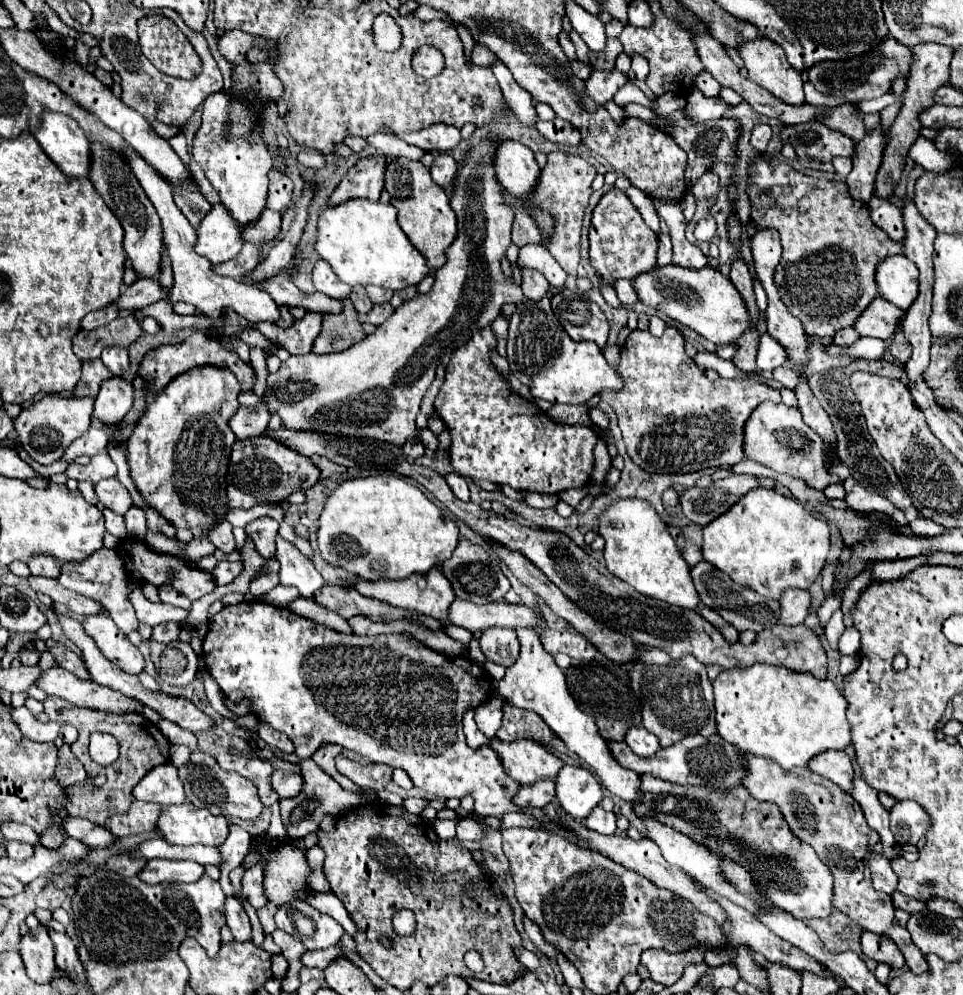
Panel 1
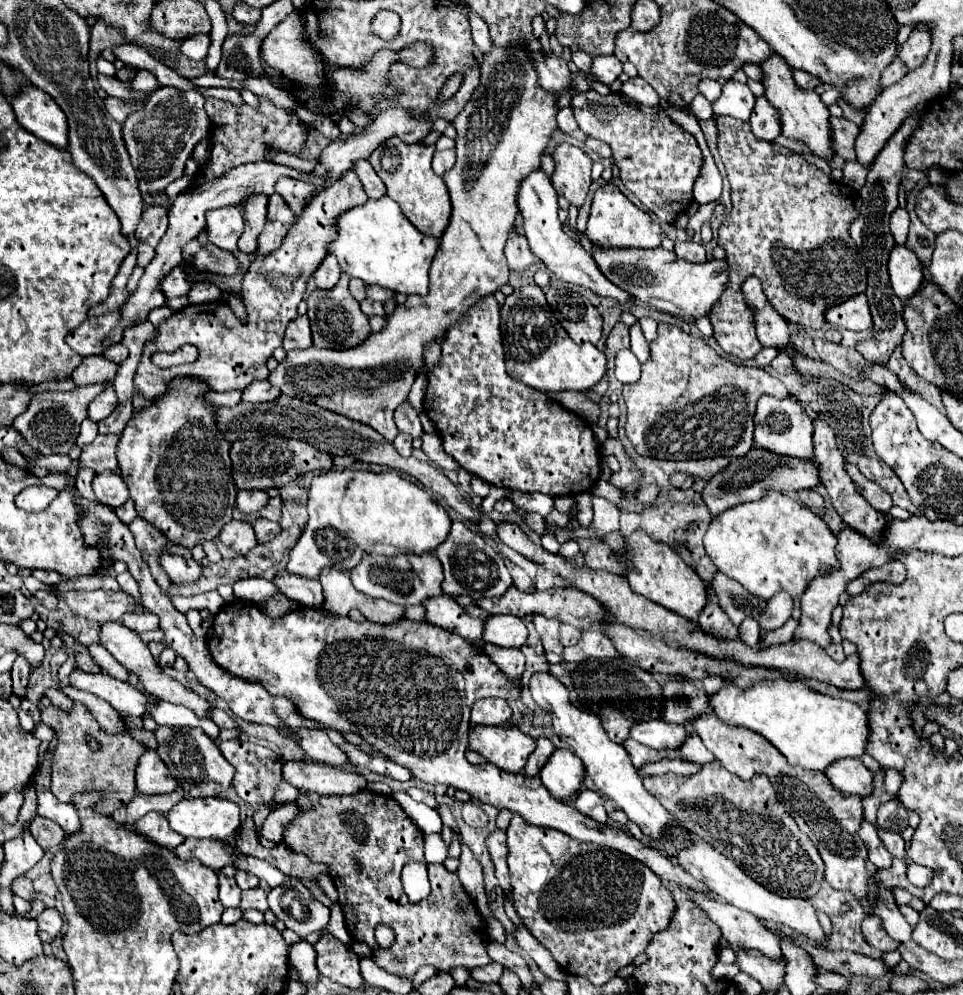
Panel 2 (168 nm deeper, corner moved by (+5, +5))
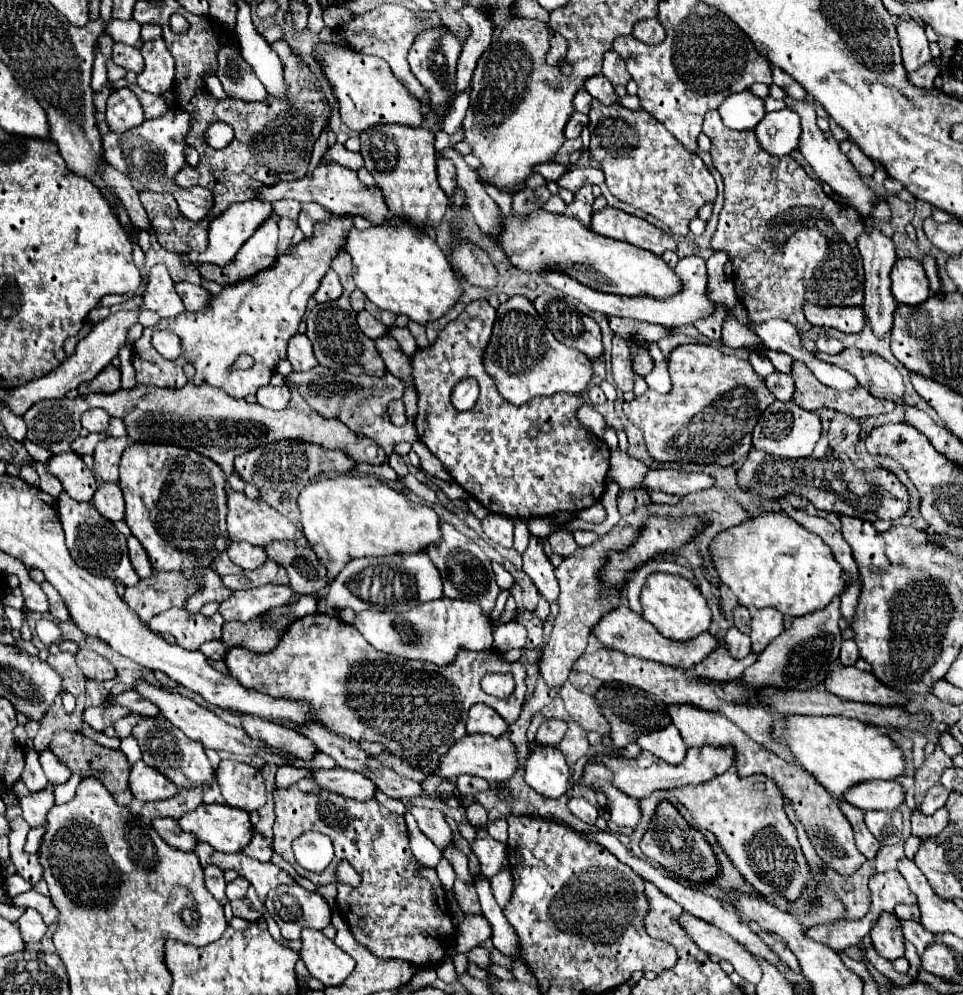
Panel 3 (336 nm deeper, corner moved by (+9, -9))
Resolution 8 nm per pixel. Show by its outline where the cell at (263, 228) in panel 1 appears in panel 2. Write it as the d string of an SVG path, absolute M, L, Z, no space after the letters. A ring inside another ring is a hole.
M273 194L269 200L269 212L267 212L269 220L279 220L287 226L291 226L295 222L295 214L291 212L291 208L287 208L287 202L283 200L283 196Z

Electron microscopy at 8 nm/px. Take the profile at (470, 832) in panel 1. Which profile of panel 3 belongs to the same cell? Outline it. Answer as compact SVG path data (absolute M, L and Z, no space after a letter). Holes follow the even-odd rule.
M471 804L471 806L467 806L467 822L471 824L471 826L475 826L475 828L483 828L485 824L487 824L487 812L485 812L485 808L481 808L479 804Z

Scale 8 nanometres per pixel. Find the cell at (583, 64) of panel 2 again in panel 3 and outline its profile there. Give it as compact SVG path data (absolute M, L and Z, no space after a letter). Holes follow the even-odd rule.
M601 74L587 78L587 82L585 82L583 86L585 86L585 90L587 90L593 98L597 98L597 100L603 102L603 104L615 104L615 102L619 102L619 96L615 94L611 82L607 82L607 78L603 78Z

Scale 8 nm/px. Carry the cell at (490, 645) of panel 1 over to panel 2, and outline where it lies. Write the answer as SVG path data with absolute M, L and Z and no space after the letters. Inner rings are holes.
M491 616L485 620L483 640L497 646L521 648L527 640L525 620L517 616Z

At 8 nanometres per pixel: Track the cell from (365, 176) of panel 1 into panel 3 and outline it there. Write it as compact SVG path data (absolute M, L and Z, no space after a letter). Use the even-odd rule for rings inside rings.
M343 214L343 216L333 216L325 222L315 222L313 226L313 236L311 240L305 238L301 244L291 246L289 252L277 256L275 264L269 266L267 270L261 270L259 274L237 282L235 286L225 286L225 290L215 296L211 300L211 306L207 310L201 312L183 312L179 314L179 318L163 318L157 326L153 328L145 328L143 336L133 344L133 354L135 358L141 360L141 366L135 366L137 370L137 384L143 386L157 386L157 388L183 388L187 384L183 366L187 362L197 366L197 374L193 378L195 386L201 384L209 384L215 388L221 388L223 392L227 392L231 398L245 398L247 394L255 394L257 388L267 386L271 374L275 372L275 366L281 358L287 356L287 342L291 336L297 334L297 326L305 314L307 308L307 300L315 294L315 290L319 288L321 278L325 276L325 272L331 268L331 262L335 260L335 256L339 254L339 248L345 244L349 230L353 228L353 216L351 214ZM155 330L171 330L181 338L181 346L183 346L183 356L179 356L177 360L165 360L153 346L151 346L151 336ZM239 354L249 354L253 356L255 364L249 370L237 370L233 368L235 360L239 358Z

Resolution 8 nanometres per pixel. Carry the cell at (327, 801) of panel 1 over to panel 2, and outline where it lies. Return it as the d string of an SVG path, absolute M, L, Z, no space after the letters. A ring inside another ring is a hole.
M287 802L283 806L279 806L277 810L273 810L261 824L259 828L259 836L273 840L273 842L281 842L283 830L287 826L287 822L291 822L291 818L295 818L295 814L299 814L299 808L293 802Z

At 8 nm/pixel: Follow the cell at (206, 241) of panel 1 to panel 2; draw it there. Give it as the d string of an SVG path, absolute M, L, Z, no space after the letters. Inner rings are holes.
M225 206L207 212L207 234L211 244L227 252L237 252L237 240L243 234L243 228L245 218L241 206Z

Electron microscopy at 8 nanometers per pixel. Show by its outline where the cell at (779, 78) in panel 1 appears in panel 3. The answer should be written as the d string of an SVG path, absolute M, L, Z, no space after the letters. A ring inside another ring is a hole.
M785 96L783 100L785 100L785 104L787 104L789 110L793 110L793 112L797 112L801 116L801 136L799 136L797 150L803 154L803 158L809 162L809 166L815 170L817 178L821 182L829 184L833 188L833 192L837 192L841 196L847 196L849 198L849 206L853 206L855 210L859 210L859 214L867 216L869 210L871 210L871 202L877 200L879 196L861 182L861 178L859 178L857 170L851 166L849 158L839 150L839 142L833 138L833 134L831 132L821 132L817 128L817 114L815 114L813 104L811 102L795 100L791 96Z

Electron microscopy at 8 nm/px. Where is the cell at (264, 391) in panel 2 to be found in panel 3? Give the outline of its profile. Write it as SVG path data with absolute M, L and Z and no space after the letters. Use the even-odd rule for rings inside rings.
M263 386L257 390L257 404L261 404L263 408L269 408L269 410L283 410L289 402L289 388L287 386Z

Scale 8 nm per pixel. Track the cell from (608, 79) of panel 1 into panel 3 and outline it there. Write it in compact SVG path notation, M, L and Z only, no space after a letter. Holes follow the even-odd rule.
M607 52L603 58L603 76L613 84L613 86L625 86L631 76L627 74L627 68L623 66L623 60L615 52Z

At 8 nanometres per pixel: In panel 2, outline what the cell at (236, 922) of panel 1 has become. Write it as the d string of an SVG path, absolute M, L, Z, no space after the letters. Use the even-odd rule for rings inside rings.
M219 874L219 898L221 898L221 904L225 908L227 906L239 906L241 890L239 890L239 886L233 878L227 878L227 876Z

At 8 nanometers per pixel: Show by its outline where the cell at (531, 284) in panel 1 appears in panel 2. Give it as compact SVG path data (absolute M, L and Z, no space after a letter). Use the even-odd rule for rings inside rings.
M515 228L511 230L511 236L505 244L505 256L507 256L507 262L509 262L509 268L515 270L515 272L521 272L525 270L529 264L537 262L537 256L533 256L529 244L527 244L527 238L523 234L519 234Z

